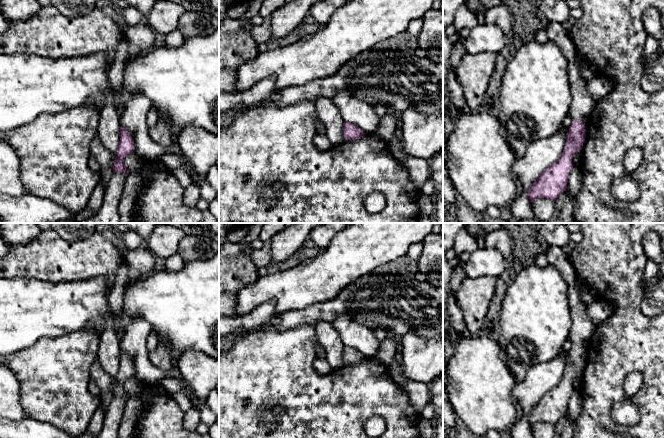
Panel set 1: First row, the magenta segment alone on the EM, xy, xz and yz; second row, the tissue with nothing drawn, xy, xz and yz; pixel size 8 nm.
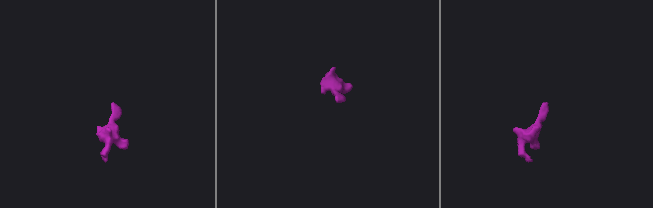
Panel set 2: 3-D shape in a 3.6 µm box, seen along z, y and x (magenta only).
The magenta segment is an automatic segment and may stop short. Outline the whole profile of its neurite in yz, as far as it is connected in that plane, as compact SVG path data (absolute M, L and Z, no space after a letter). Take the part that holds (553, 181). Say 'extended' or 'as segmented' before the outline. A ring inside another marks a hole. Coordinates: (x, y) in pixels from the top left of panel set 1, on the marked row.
extended; M550 22L546 29L548 39L555 42L568 60L568 74L572 94L569 115L573 122L560 159L549 166L535 181L528 197L532 203L537 198L555 201L567 189L569 174L574 167L572 158L583 147L586 138L584 119L592 112L596 101L587 91L585 82L576 61L576 49L562 24Z

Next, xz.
as segmented; M344 122L344 138L345 140L356 140L363 137L366 133L358 126Z

